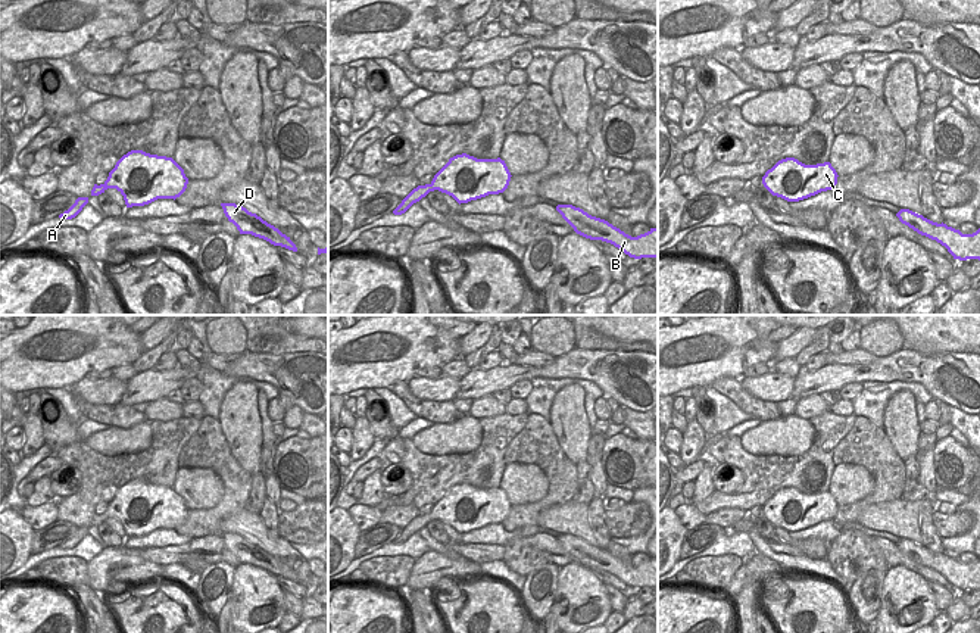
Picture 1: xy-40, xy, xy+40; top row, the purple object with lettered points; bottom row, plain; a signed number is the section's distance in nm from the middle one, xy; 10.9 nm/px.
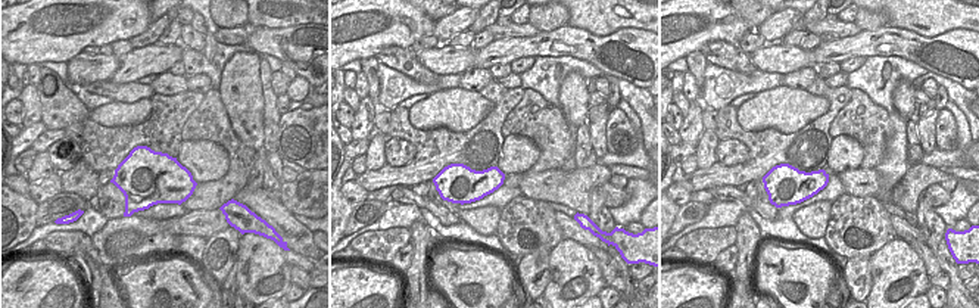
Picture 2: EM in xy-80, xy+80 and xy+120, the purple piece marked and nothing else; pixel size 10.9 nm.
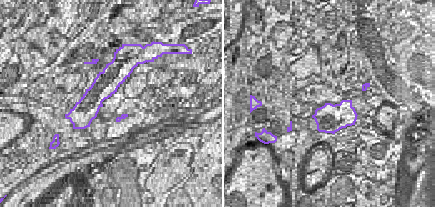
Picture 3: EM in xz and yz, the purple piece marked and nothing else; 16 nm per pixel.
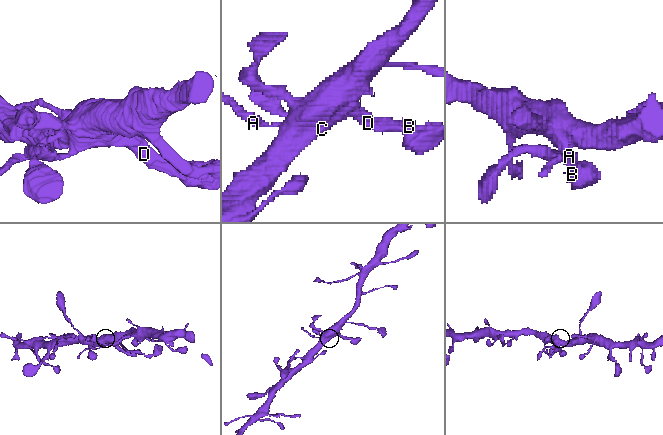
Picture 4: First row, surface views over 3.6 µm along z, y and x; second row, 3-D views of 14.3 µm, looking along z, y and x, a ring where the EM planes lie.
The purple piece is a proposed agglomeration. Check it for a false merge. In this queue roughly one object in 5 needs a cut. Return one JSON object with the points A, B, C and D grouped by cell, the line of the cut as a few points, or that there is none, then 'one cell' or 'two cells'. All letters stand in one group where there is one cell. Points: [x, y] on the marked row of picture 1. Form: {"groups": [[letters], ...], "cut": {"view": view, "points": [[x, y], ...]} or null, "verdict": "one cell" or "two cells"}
{"groups": [["A", "B", "C", "D"]], "cut": null, "verdict": "one cell"}

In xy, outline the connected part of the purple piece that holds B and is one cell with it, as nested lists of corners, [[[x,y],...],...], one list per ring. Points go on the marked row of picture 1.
[[[558,205],[556,211],[577,234],[586,238],[611,243],[634,259],[658,258],[658,228],[631,237],[608,221],[592,216],[572,205]]]

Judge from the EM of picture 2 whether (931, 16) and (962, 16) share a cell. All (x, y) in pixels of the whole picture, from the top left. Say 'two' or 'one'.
one

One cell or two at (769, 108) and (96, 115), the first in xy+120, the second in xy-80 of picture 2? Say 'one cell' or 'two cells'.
one cell

